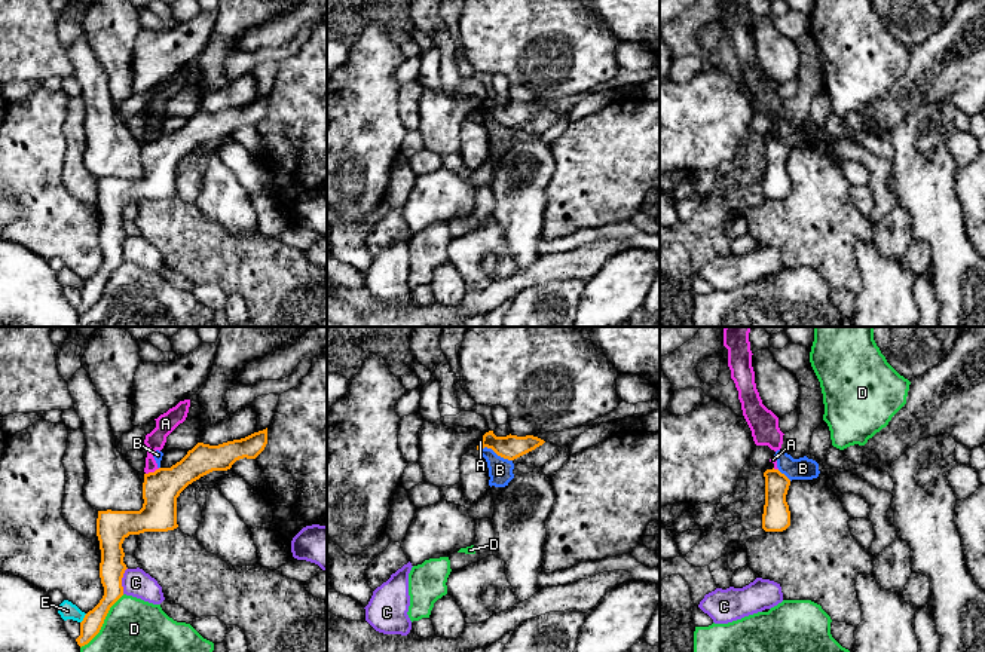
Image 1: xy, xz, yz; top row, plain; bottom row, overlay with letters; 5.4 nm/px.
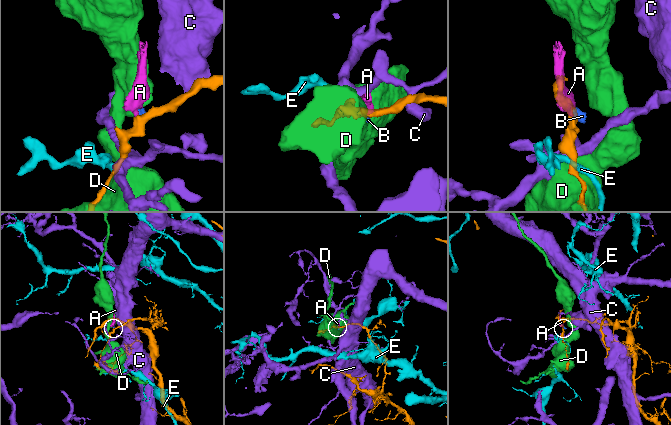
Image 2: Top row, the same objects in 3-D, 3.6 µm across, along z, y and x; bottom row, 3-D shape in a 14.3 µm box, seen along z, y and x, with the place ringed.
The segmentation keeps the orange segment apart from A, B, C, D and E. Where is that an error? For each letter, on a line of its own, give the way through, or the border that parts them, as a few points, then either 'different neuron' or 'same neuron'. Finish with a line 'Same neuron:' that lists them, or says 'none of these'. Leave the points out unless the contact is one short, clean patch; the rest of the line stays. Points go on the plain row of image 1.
A: border along xy (159, 135), (146, 141); different neuron
B: border along xz (479, 116), (489, 115), (499, 124), (511, 128); different neuron
C: different neuron
D: different neuron
E: border along xy (86, 281), (80, 290); different neuron
Same neuron: none of these

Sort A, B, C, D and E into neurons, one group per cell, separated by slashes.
A B / C / D / E

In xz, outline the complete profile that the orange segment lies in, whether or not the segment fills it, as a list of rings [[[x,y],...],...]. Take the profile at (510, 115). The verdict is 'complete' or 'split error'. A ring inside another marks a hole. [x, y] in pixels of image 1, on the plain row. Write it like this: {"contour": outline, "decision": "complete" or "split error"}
{"contour": [[[489,98],[483,102],[481,113],[477,113],[477,117],[480,116],[492,116],[498,123],[514,128],[536,114],[542,113],[545,108],[533,104],[517,104],[517,102],[507,102],[507,104],[496,104],[493,98]]], "decision": "complete"}

